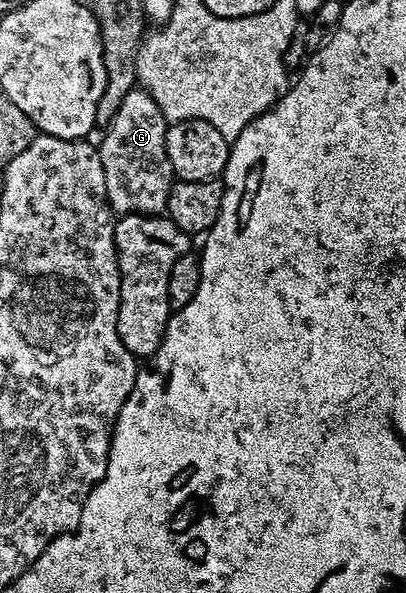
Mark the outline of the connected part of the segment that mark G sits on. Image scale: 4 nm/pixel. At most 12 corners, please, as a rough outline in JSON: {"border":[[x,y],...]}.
{"border":[[136,87],[97,148],[112,214],[163,215],[168,121]]}

